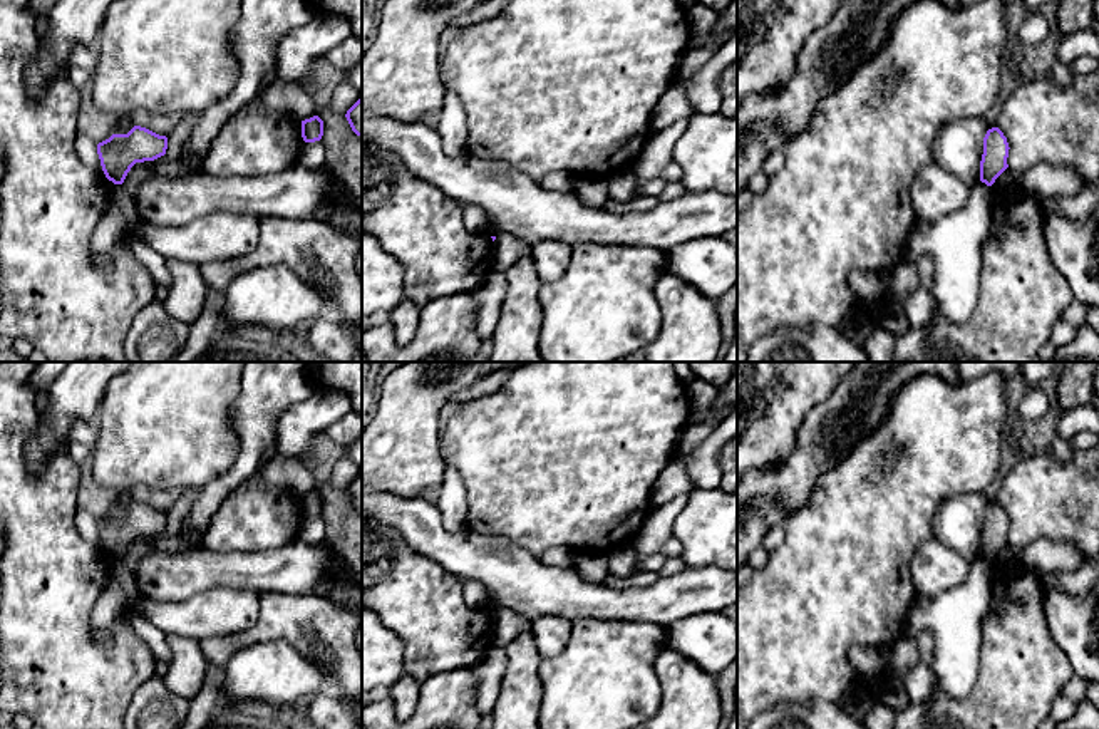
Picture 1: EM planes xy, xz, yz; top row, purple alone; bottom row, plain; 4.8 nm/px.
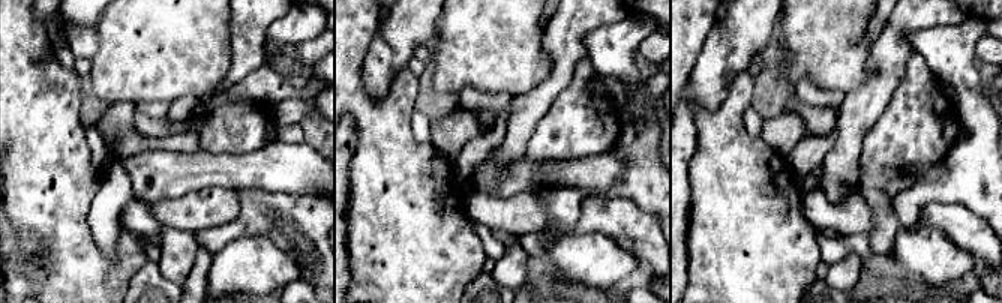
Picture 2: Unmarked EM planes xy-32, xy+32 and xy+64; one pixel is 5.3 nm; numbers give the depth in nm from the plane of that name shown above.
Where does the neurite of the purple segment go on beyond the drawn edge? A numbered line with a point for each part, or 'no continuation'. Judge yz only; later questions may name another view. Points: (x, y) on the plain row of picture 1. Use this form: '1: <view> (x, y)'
no continuation

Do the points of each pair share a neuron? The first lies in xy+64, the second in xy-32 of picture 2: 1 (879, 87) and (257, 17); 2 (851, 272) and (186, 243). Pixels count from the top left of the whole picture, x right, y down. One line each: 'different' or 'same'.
1: same
2: same

